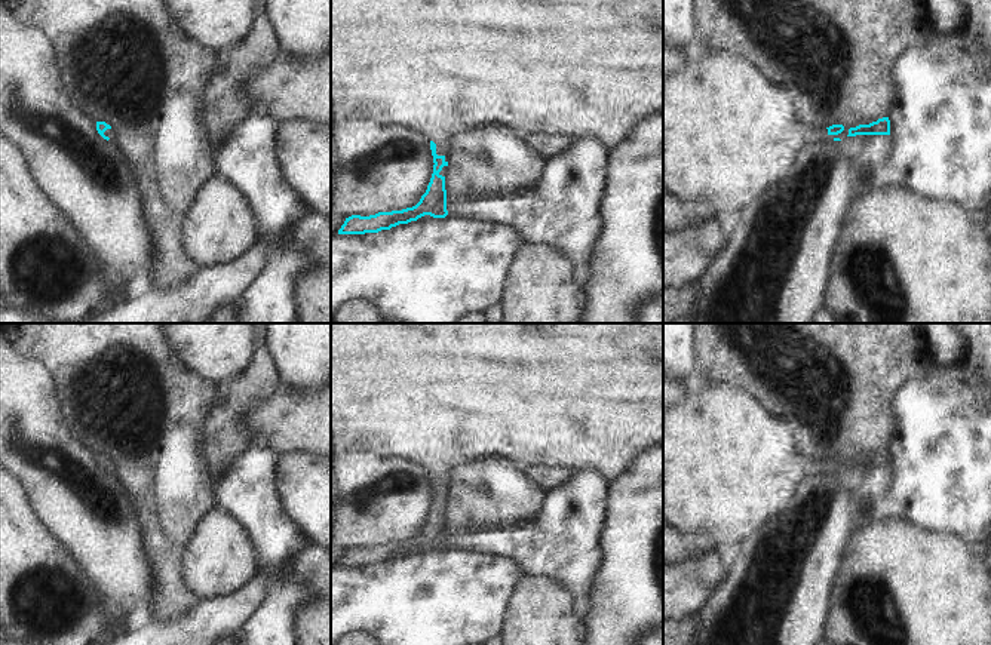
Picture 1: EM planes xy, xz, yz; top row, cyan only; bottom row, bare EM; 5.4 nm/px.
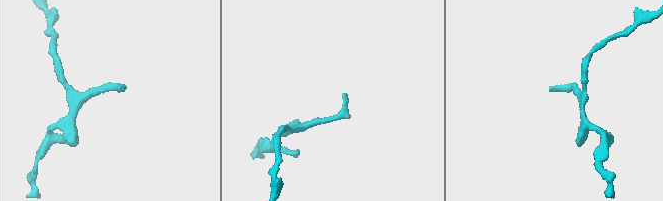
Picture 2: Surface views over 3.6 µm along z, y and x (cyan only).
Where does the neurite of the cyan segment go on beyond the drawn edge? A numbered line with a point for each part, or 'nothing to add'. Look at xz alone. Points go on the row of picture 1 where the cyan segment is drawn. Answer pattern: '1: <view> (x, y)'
1: xz (588, 68)

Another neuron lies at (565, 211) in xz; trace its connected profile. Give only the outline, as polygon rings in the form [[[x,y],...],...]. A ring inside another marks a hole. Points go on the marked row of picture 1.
[[[582,138],[573,148],[549,160],[536,190],[469,203],[455,203],[447,197],[445,218],[472,218],[513,227],[525,245],[547,245],[561,251],[577,265],[585,280],[605,230],[602,205],[610,165],[611,148],[601,138]]]

